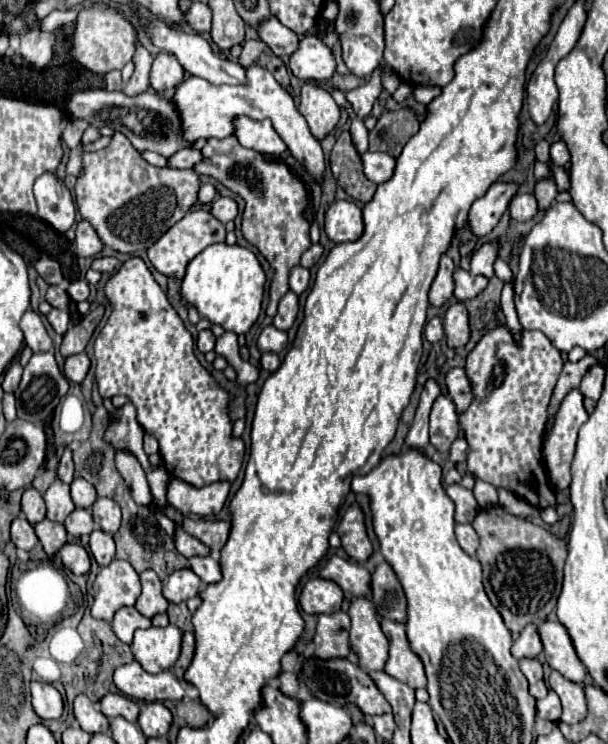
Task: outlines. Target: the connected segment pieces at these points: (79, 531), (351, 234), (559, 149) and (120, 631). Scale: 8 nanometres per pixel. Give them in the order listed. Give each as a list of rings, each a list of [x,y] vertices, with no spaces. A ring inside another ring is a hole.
[[[76,508],[64,522],[68,534],[72,534],[74,538],[80,538],[80,536],[88,536],[92,530],[94,530],[94,522],[92,522],[92,514],[90,510],[82,510],[82,508]]]
[[[336,200],[326,212],[326,234],[334,242],[358,240],[364,232],[362,210],[350,200]]]
[[[558,140],[558,142],[554,142],[552,148],[550,148],[550,156],[552,156],[552,164],[564,166],[564,164],[568,162],[568,158],[570,158],[570,152],[568,152],[566,144],[564,144],[562,140]]]
[[[124,606],[112,618],[112,630],[114,630],[114,634],[122,642],[126,642],[126,644],[132,642],[132,634],[138,628],[150,628],[150,620],[144,618],[136,608],[126,608]]]

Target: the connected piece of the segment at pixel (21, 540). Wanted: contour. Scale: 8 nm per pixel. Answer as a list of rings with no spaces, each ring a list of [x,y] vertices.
[[[24,516],[22,518],[14,518],[12,528],[10,528],[10,536],[12,536],[12,542],[16,544],[16,548],[22,548],[26,552],[30,552],[34,548],[34,544],[38,542],[32,524]]]

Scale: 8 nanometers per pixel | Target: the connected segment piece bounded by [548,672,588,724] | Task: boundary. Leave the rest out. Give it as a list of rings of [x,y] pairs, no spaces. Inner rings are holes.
[[[552,672],[550,678],[550,688],[560,696],[562,700],[562,716],[560,720],[566,724],[578,724],[586,718],[588,714],[588,706],[586,706],[586,694],[584,694],[584,686],[580,684],[572,684],[570,680],[564,680],[564,676],[560,676],[558,672]]]

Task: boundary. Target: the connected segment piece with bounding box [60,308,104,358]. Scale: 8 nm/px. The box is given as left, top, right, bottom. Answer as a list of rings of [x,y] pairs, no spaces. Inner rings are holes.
[[[96,308],[96,310],[92,310],[90,314],[86,314],[80,324],[68,328],[68,332],[64,334],[62,346],[60,346],[60,354],[62,354],[64,358],[66,358],[66,356],[72,356],[72,354],[84,352],[84,348],[86,348],[86,344],[90,342],[92,334],[94,334],[94,328],[98,326],[102,314],[104,314],[104,308]]]

